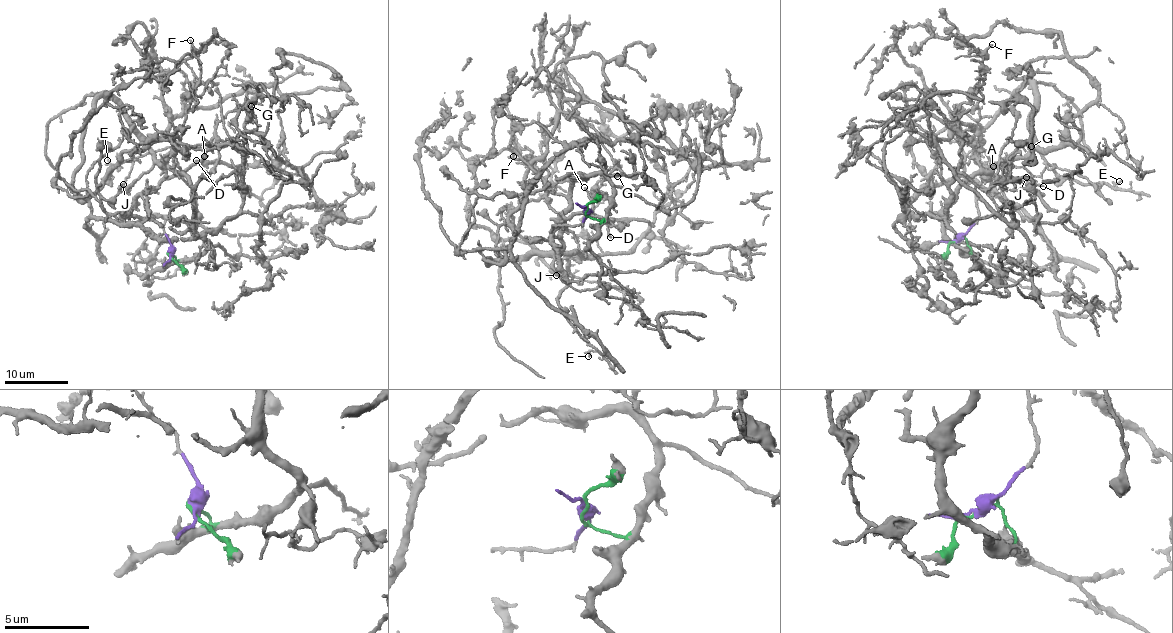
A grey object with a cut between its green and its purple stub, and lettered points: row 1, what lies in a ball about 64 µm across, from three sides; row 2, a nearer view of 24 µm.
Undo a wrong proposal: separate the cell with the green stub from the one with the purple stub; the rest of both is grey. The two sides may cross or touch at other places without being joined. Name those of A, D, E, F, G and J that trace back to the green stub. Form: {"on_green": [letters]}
{"on_green": ["E", "F", "J"]}

